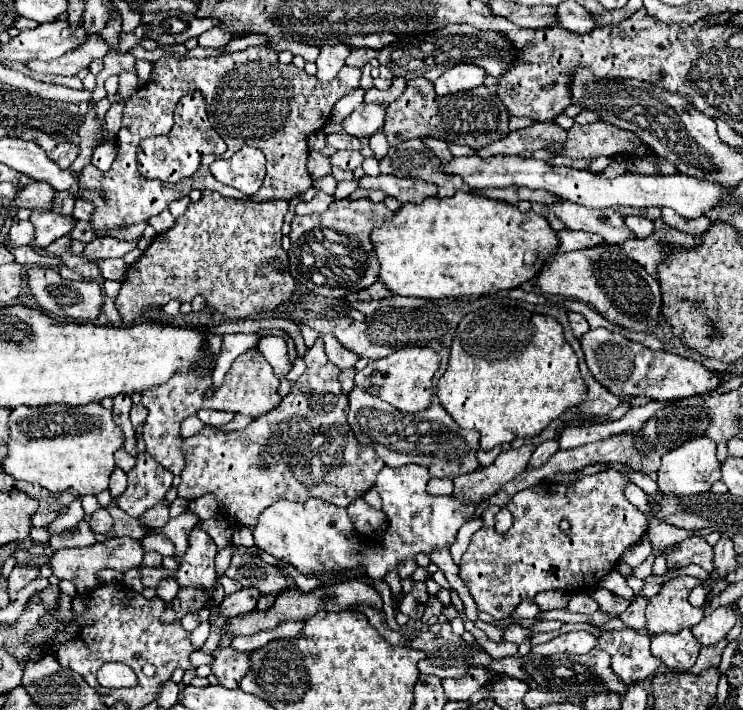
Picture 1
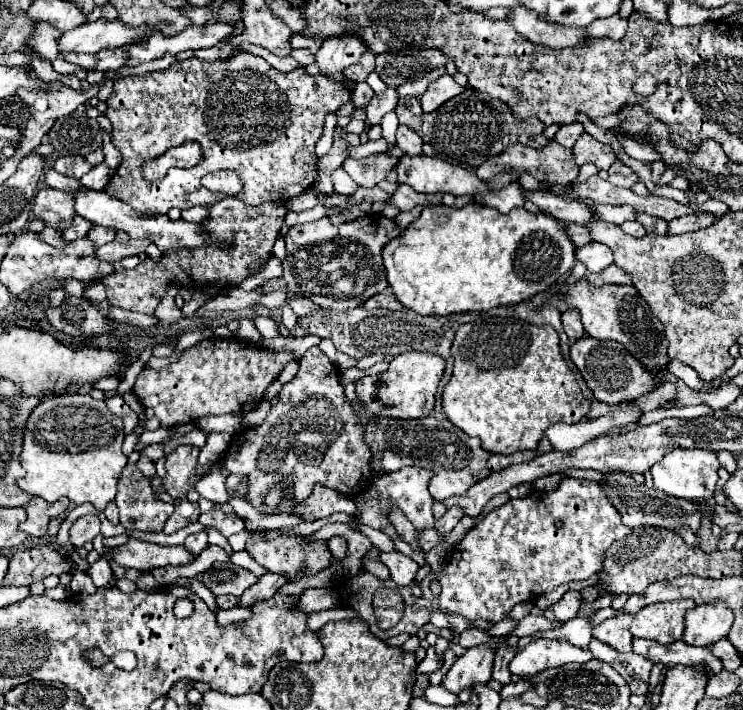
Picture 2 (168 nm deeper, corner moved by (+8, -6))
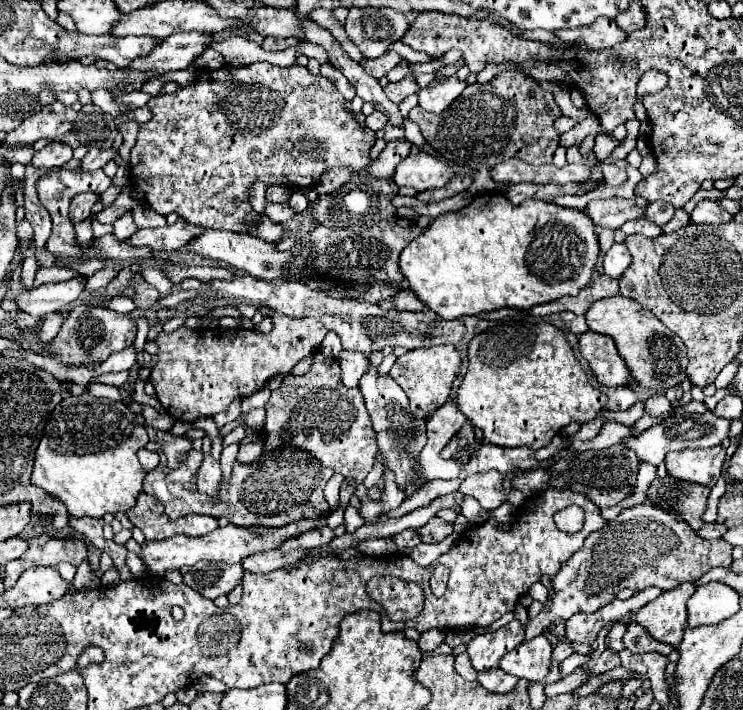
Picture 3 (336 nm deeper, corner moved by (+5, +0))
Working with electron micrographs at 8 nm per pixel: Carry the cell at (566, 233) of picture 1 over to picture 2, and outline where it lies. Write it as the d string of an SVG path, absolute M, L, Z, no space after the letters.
M592 242L584 248L578 248L576 250L576 256L580 262L586 264L588 272L602 272L606 266L610 266L614 262L612 258L612 250L604 244L598 244L598 242Z

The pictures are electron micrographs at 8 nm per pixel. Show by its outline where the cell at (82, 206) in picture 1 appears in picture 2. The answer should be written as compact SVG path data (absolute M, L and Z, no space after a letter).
M92 226L92 234L88 234L88 238L92 238L92 242L96 242L96 246L104 246L108 242L112 242L116 236L114 228L106 228L106 226Z

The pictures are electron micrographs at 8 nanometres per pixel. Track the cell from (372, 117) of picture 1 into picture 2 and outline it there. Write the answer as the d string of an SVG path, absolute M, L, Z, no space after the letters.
M388 86L382 94L376 94L376 96L370 100L370 104L366 106L366 114L368 114L368 120L366 120L366 122L368 122L370 126L380 124L382 116L384 116L386 112L394 110L396 104L398 104L398 92L396 92L396 88Z

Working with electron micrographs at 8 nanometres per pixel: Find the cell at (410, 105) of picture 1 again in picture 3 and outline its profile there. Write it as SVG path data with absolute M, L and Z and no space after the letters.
M507 70L487 84L475 82L467 86L447 112L431 114L415 106L407 118L421 128L423 138L443 158L453 164L479 170L491 168L513 156L527 160L531 166L551 164L553 152L559 146L559 132L553 128L553 120L557 116L561 116L561 110L551 92L543 90L535 84L535 80L521 72Z

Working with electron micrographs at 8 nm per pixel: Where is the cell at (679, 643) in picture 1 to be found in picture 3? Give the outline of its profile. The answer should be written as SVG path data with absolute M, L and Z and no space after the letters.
M629 624L625 636L623 636L625 648L631 650L633 654L643 654L643 652L659 652L663 656L669 656L675 648L669 644L663 644L659 640L653 640L647 630L639 624Z

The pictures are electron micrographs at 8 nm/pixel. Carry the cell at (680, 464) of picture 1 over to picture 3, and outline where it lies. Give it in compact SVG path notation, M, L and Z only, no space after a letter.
M713 446L705 450L669 452L665 456L665 466L671 478L713 488L721 476L723 460L725 460L725 448Z

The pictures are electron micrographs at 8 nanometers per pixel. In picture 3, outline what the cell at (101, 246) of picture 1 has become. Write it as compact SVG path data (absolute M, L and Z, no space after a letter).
M177 220L173 226L163 226L163 228L143 228L137 230L137 234L129 242L131 246L143 246L149 250L179 250L183 244L187 244L191 238L195 238L201 232L199 226L183 224L183 220Z

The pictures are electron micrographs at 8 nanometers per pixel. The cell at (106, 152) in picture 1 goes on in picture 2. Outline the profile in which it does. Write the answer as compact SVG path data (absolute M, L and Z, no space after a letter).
M102 162L102 164L94 166L94 168L82 178L82 186L88 188L88 190L100 192L100 190L104 190L106 184L110 182L110 176L112 176L112 170Z

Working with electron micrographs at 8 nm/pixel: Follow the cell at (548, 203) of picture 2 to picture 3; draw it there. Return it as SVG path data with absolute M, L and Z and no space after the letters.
M591 200L585 206L585 214L599 228L621 228L627 220L641 218L643 208L633 200Z

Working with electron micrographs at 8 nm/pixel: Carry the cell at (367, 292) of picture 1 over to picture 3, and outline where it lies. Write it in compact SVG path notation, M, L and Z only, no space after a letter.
M399 290L391 300L383 300L383 304L379 306L385 310L411 310L411 312L425 310L425 304L411 290Z

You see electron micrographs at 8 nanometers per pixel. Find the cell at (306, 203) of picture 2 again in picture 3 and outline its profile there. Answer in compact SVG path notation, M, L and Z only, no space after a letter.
M271 202L267 204L263 214L267 214L273 222L287 222L287 224L293 224L293 218L297 216L295 210L291 210L291 206L287 206L287 204L271 204Z

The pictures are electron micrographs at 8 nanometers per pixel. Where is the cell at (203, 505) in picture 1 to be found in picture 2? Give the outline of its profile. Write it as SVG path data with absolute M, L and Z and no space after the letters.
M216 462L206 476L200 478L200 482L196 482L194 490L208 498L210 502L218 502L224 504L230 500L228 492L226 492L226 478L228 478L228 470L222 466L222 462Z

